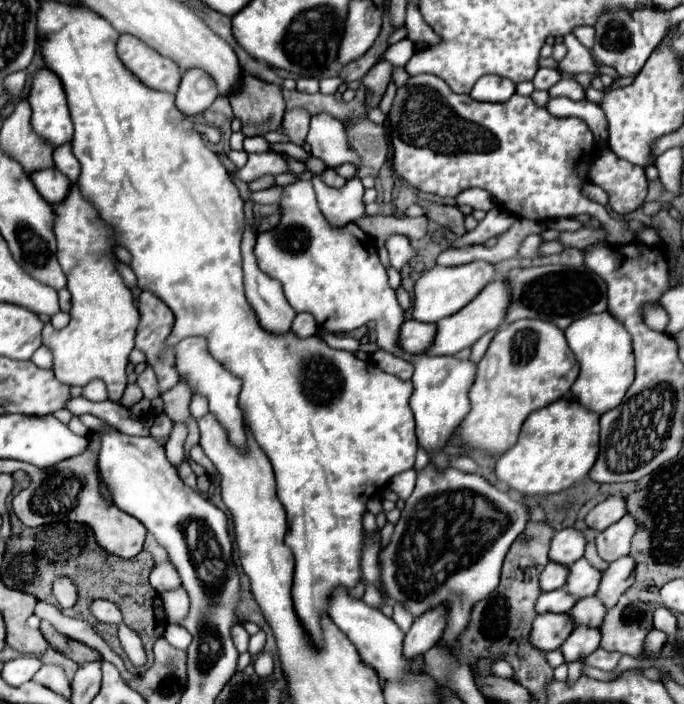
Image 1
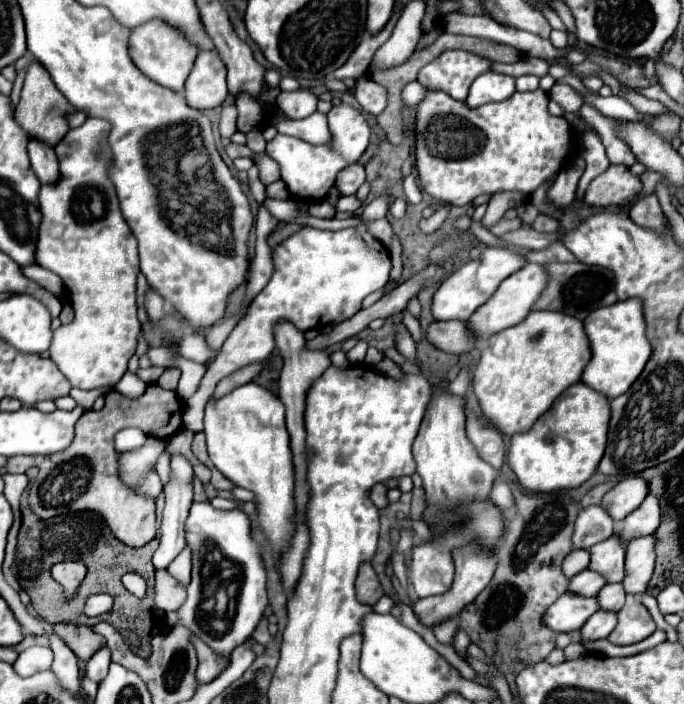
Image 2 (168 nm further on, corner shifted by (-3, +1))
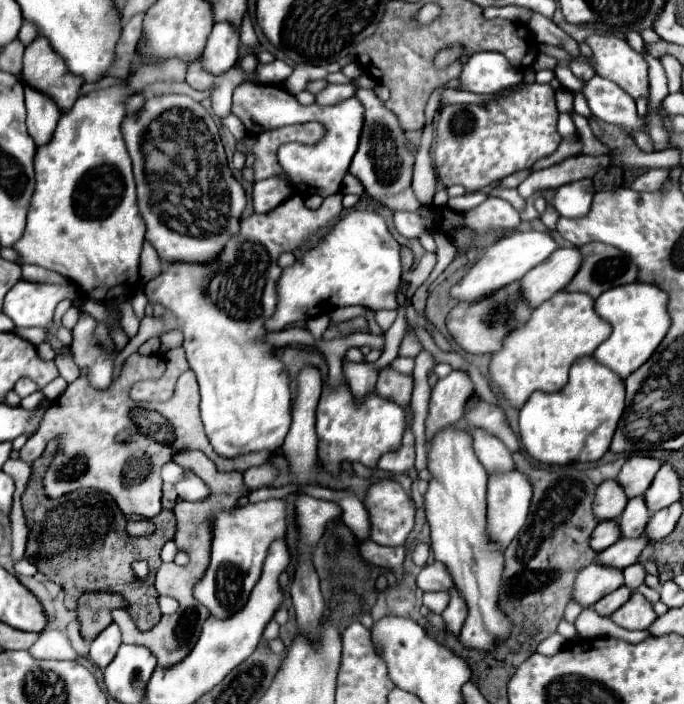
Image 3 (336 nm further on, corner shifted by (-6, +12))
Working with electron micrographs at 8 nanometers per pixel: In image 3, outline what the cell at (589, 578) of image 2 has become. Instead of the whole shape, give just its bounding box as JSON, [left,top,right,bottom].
[595,536,647,568]

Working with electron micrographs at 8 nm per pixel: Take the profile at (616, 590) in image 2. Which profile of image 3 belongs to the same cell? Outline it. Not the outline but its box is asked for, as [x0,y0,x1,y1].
[623,564,645,592]

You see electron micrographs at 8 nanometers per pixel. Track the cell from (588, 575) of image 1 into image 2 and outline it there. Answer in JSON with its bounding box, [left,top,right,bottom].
[590,535,626,583]

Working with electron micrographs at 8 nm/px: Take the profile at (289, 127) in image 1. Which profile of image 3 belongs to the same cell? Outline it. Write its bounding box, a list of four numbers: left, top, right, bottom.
[281,66,327,96]

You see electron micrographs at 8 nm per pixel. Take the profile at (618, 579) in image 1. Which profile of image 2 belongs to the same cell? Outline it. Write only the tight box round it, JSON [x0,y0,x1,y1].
[624,533,654,595]

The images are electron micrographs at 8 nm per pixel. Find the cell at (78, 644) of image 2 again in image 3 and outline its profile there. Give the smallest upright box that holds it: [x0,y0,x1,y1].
[77,594,125,642]

